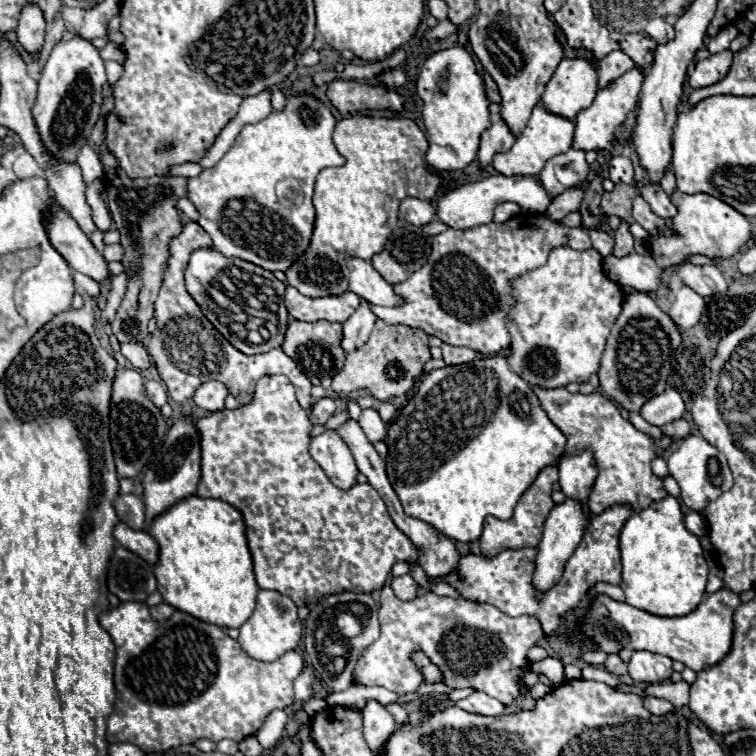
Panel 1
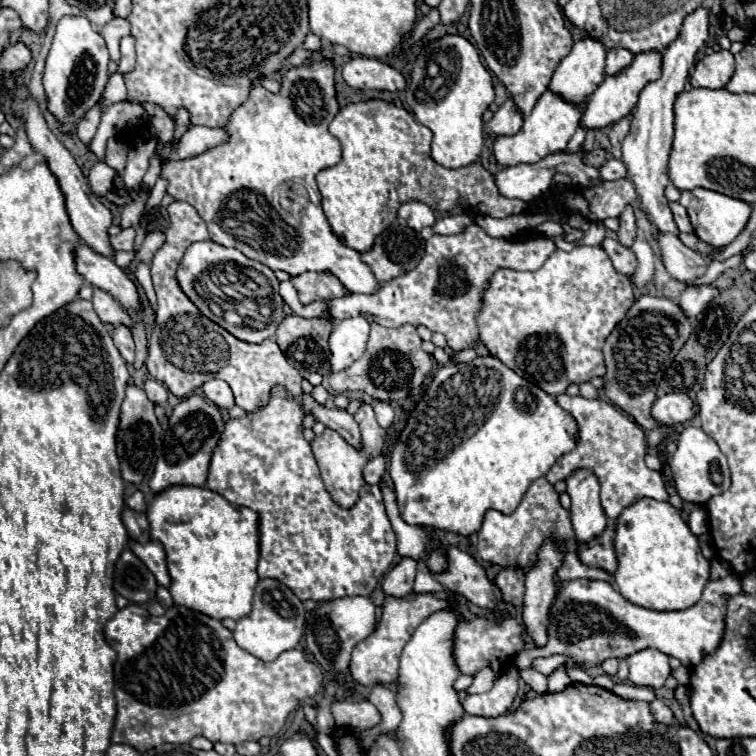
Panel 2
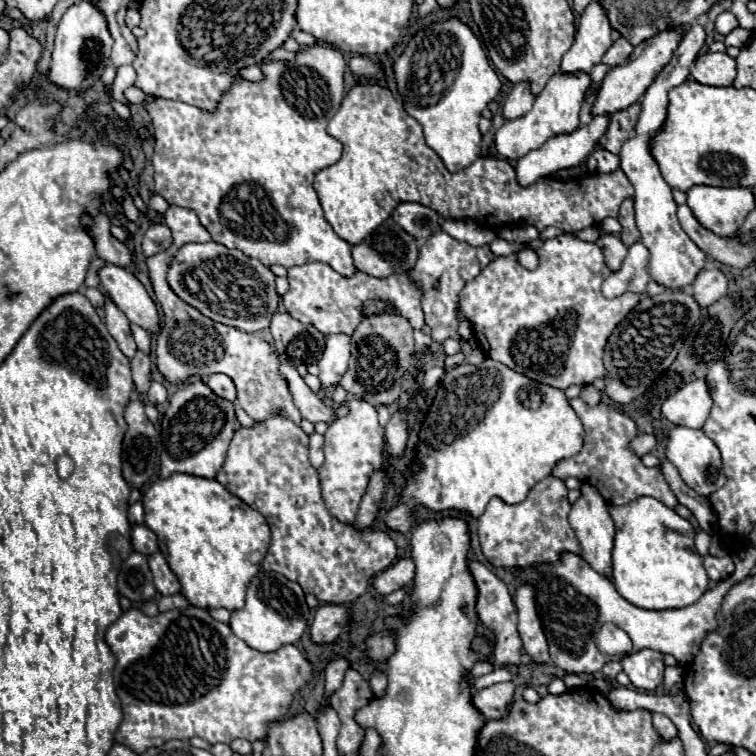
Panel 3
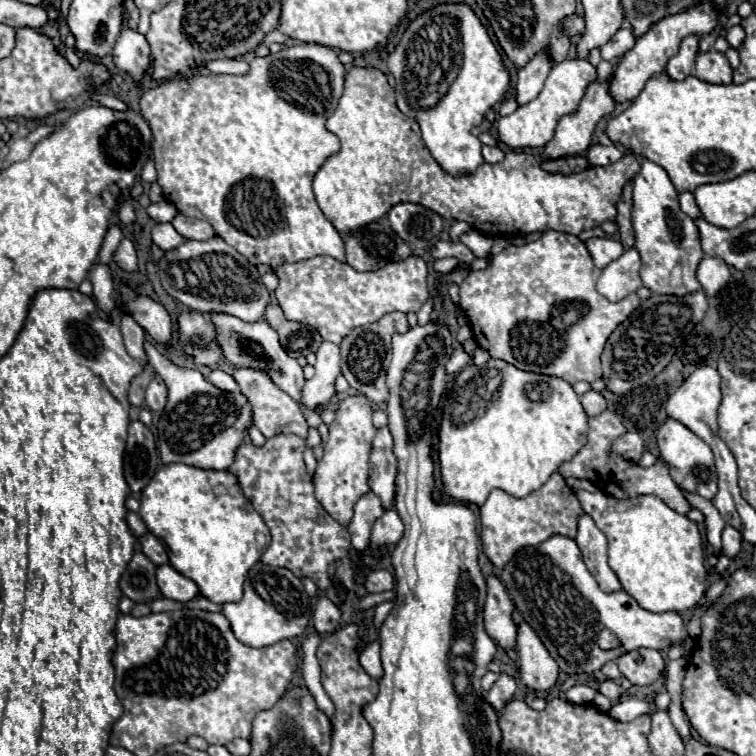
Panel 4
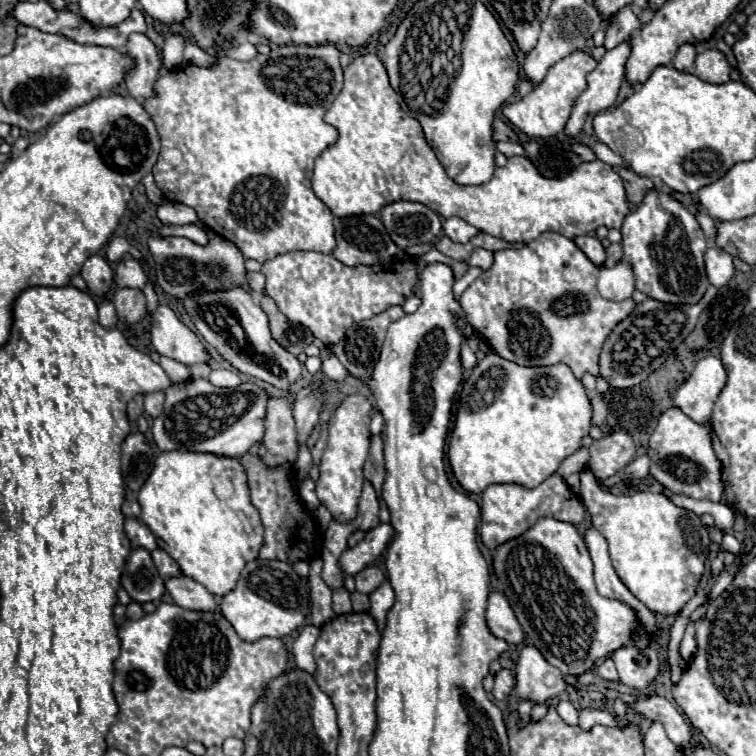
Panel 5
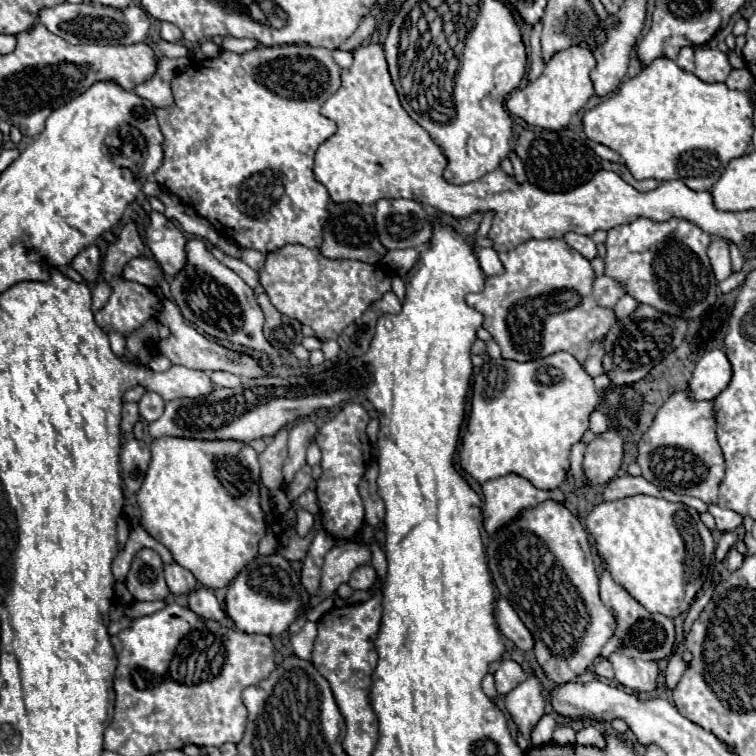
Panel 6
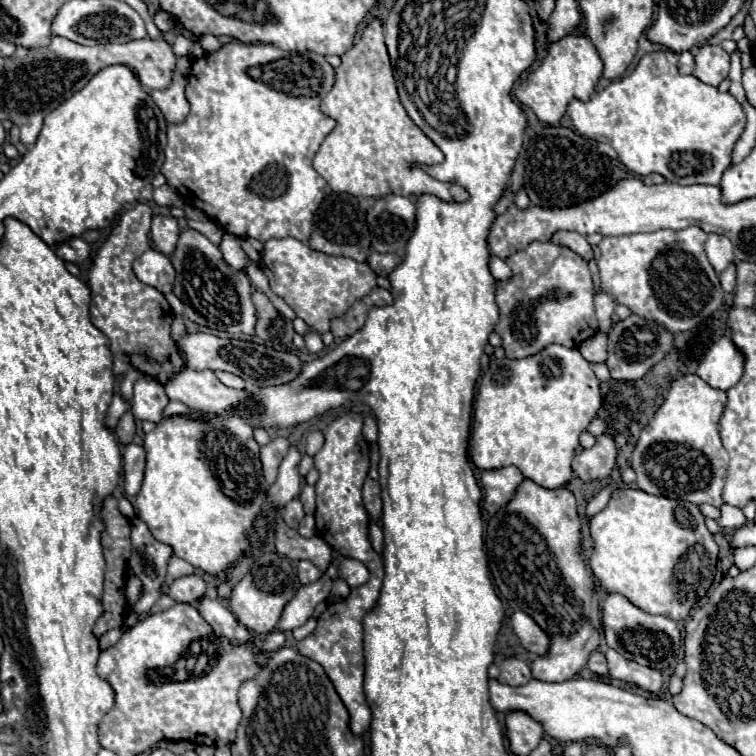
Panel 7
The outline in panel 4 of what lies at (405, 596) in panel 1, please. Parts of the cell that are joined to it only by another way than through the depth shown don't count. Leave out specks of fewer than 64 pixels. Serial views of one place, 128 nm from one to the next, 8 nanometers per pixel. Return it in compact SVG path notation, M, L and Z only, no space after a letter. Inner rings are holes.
M372 570L366 576L366 590L368 592L386 592L386 590L394 590L396 580L388 570Z

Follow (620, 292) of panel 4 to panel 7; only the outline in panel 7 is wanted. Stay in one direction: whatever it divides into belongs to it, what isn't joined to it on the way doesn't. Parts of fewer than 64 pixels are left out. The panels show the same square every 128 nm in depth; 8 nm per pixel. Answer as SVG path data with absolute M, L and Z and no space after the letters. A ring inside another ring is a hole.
M600 290L596 296L594 296L594 306L596 306L596 316L598 316L598 322L600 322L600 330L610 330L612 328L612 320L610 320L610 314L614 312L616 308L616 298L604 290Z

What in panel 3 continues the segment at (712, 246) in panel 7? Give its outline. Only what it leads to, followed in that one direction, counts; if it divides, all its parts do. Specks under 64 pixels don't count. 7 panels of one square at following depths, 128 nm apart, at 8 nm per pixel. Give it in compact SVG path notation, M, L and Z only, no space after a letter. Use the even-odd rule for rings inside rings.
M704 268L692 284L692 294L700 308L708 308L710 304L714 304L726 294L726 286L728 286L728 280L720 270Z

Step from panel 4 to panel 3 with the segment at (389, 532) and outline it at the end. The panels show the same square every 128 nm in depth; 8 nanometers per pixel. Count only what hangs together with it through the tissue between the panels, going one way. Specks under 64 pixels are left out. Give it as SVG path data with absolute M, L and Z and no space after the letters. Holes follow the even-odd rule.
M486 358L480 366L460 364L452 370L446 370L436 396L426 410L418 432L416 454L402 470L404 484L400 502L386 514L386 526L406 534L416 524L414 512L418 506L432 512L458 510L478 518L482 516L490 498L500 498L506 504L520 504L528 496L530 488L552 472L558 460L574 456L580 452L582 444L584 426L570 408L562 390L530 380L492 358Z

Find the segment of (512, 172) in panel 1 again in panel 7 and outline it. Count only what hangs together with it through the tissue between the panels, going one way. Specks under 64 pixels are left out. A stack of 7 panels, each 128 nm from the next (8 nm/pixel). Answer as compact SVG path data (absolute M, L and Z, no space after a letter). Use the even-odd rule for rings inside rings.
M566 36L564 40L558 40L548 48L548 56L542 60L542 64L532 70L516 88L514 98L528 106L540 122L556 124L566 114L566 108L572 100L588 102L594 94L594 88L602 74L602 60L594 48L594 44L586 36Z

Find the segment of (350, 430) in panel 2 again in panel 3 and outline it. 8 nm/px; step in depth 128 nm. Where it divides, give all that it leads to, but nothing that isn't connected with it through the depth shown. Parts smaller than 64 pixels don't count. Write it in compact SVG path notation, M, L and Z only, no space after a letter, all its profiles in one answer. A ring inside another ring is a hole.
M282 364L280 372L284 372L284 378L288 380L290 388L292 388L292 396L294 396L294 404L298 406L302 418L310 420L310 422L334 422L336 420L336 412L334 408L326 406L322 398L318 398L308 386L306 382L300 378L300 374L290 366L290 364Z

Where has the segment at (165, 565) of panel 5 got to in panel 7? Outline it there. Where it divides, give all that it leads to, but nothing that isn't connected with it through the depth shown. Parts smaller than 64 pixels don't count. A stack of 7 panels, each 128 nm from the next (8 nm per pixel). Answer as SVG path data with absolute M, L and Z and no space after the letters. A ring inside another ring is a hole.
M198 574L180 576L168 588L170 598L174 598L176 602L186 602L186 604L200 600L204 596L204 592L206 592L206 584L204 584L202 576L198 576Z

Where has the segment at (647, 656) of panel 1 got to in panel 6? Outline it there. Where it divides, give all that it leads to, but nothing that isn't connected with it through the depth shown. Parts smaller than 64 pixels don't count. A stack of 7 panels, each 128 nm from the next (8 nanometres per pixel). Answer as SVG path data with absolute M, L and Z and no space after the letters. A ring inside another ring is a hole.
M612 654L610 662L614 666L616 680L622 686L628 686L638 692L648 692L656 688L658 666L654 660L640 660L624 654Z

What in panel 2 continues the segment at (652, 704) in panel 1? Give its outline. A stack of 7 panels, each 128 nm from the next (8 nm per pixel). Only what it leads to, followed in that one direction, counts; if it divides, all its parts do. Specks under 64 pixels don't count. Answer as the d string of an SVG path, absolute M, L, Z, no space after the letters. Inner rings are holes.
M656 698L654 702L650 702L650 712L652 712L652 716L658 722L662 722L662 724L674 724L674 714L672 714L672 710L662 700Z

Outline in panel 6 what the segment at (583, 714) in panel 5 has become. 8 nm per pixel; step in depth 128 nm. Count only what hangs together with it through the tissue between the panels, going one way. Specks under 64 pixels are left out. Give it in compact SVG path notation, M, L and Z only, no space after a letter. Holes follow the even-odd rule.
M596 724L584 726L584 728L578 732L576 740L578 740L580 744L596 744L596 746L604 746L604 738L602 738L600 730L596 728Z

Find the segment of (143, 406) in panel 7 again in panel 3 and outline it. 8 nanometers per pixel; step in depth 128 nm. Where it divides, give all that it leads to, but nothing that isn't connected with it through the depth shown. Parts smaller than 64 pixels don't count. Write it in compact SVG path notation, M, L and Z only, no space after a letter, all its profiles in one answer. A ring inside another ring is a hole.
M152 382L150 388L148 388L148 400L152 404L164 404L168 400L168 394L166 394L166 388L160 384L160 382Z

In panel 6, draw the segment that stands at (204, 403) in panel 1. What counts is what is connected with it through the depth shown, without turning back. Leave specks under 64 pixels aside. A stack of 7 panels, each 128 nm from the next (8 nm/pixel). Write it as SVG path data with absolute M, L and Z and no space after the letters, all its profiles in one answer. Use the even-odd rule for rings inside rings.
M210 372L210 380L216 386L228 386L228 388L242 384L242 378L236 376L236 374L230 374L230 372Z

